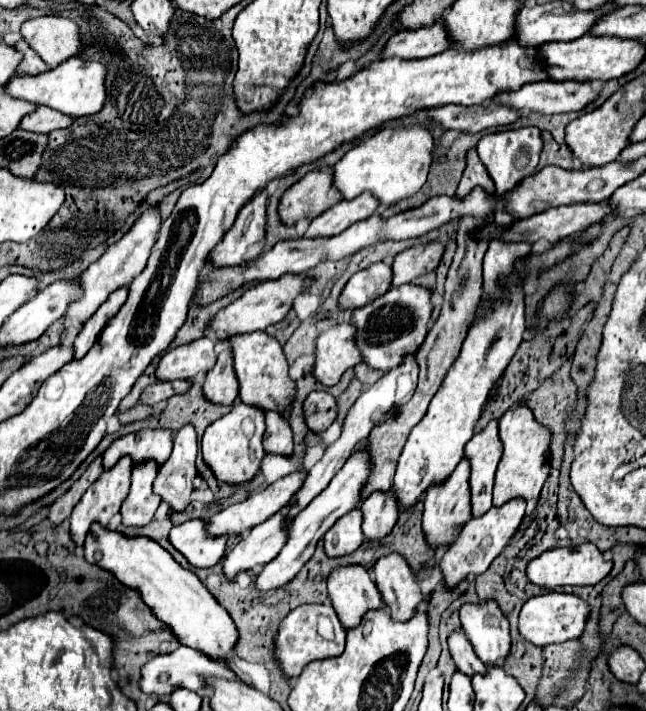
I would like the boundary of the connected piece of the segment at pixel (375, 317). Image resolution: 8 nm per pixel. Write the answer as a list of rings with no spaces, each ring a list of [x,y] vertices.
[[[415,284],[391,288],[387,294],[375,298],[367,306],[353,310],[349,324],[355,328],[355,344],[363,356],[363,362],[383,372],[395,368],[405,352],[417,350],[421,346],[429,330],[427,322],[431,318],[431,310],[431,292]]]

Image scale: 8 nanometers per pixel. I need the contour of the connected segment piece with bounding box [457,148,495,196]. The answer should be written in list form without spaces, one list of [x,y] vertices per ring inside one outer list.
[[[471,148],[471,150],[467,152],[467,168],[465,168],[463,178],[461,178],[461,182],[459,182],[457,196],[469,194],[469,190],[471,190],[473,186],[483,186],[483,188],[487,188],[487,192],[491,192],[491,190],[495,188],[489,172],[487,172],[487,168],[483,166],[483,162],[479,160],[475,148]]]

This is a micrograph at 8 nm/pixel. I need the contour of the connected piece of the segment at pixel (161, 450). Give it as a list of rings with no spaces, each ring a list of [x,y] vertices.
[[[145,428],[145,432],[125,434],[105,450],[103,466],[111,468],[123,454],[129,454],[133,462],[155,460],[163,464],[173,450],[173,432],[167,428]]]

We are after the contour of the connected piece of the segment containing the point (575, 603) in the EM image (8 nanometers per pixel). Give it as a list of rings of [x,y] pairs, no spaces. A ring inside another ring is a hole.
[[[563,592],[539,594],[535,598],[529,598],[523,604],[523,608],[519,612],[519,634],[521,634],[521,638],[525,638],[527,642],[531,642],[535,646],[547,646],[553,642],[575,640],[583,632],[587,612],[589,612],[589,606],[573,594],[563,594]]]

